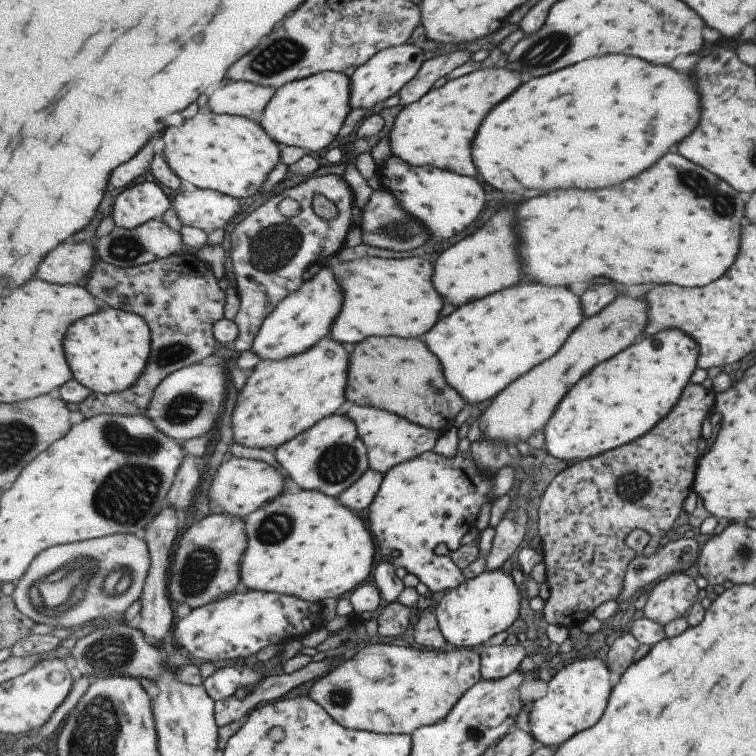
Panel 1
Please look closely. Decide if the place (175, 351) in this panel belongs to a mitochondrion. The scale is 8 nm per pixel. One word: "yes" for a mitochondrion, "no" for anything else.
yes

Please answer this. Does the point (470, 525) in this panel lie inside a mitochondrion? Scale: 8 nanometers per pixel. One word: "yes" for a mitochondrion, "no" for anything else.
no

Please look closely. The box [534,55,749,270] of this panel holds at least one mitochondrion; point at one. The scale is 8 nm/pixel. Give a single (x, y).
(723, 204)

